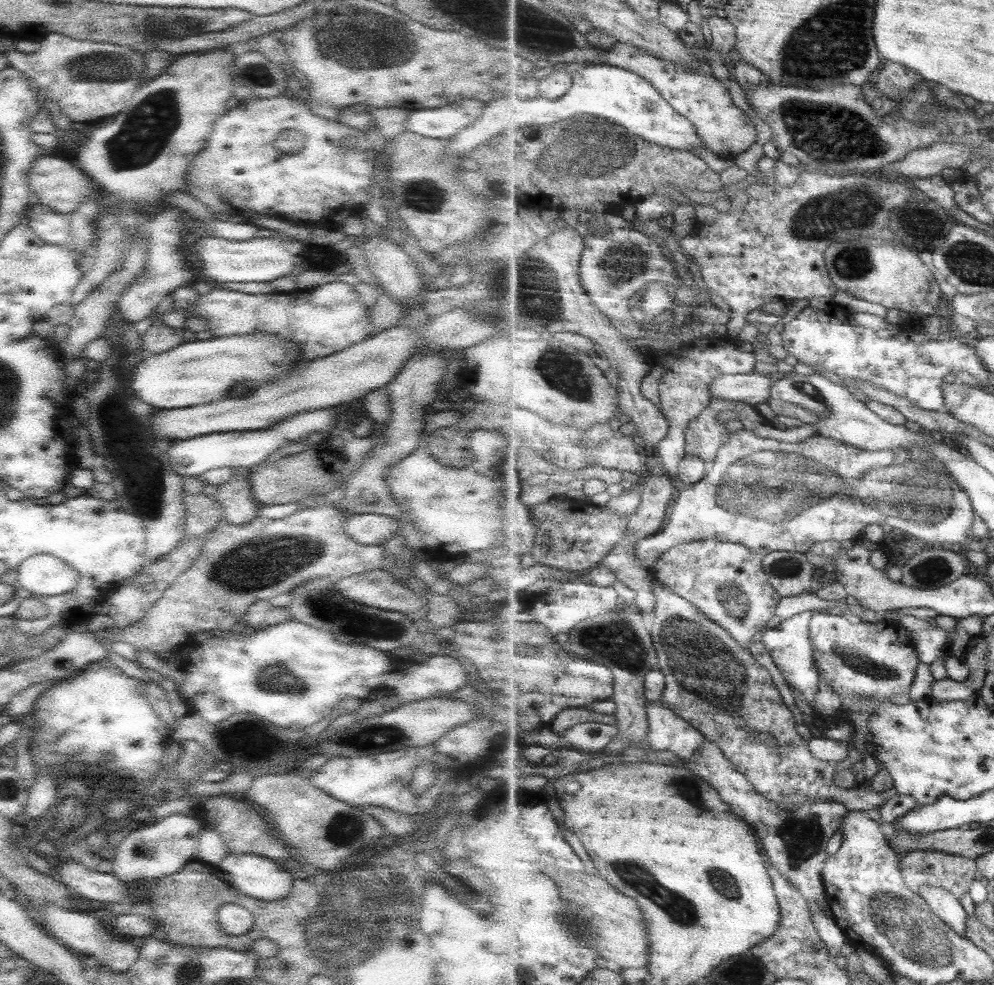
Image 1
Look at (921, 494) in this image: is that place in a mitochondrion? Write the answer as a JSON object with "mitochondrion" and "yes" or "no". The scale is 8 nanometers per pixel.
{"mitochondrion":"yes"}

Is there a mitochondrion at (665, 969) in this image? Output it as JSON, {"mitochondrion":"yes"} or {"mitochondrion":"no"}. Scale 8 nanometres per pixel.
{"mitochondrion":"no"}

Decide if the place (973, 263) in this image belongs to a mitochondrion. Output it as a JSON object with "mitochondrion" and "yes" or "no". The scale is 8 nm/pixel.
{"mitochondrion":"yes"}

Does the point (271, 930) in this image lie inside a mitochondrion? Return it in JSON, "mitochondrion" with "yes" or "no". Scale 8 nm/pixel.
{"mitochondrion":"no"}

